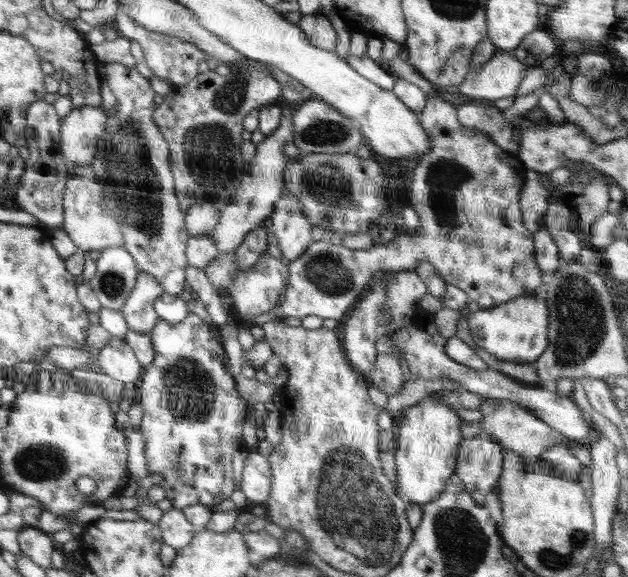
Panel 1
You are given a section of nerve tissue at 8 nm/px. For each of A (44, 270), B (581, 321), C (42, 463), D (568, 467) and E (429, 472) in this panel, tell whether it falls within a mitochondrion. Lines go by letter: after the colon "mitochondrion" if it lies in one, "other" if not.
A: other
B: mitochondrion
C: mitochondrion
D: other
E: other

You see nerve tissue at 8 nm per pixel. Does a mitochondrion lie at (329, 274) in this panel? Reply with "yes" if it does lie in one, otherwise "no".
yes

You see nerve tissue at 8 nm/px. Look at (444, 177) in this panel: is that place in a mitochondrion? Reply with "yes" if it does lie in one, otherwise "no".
yes

